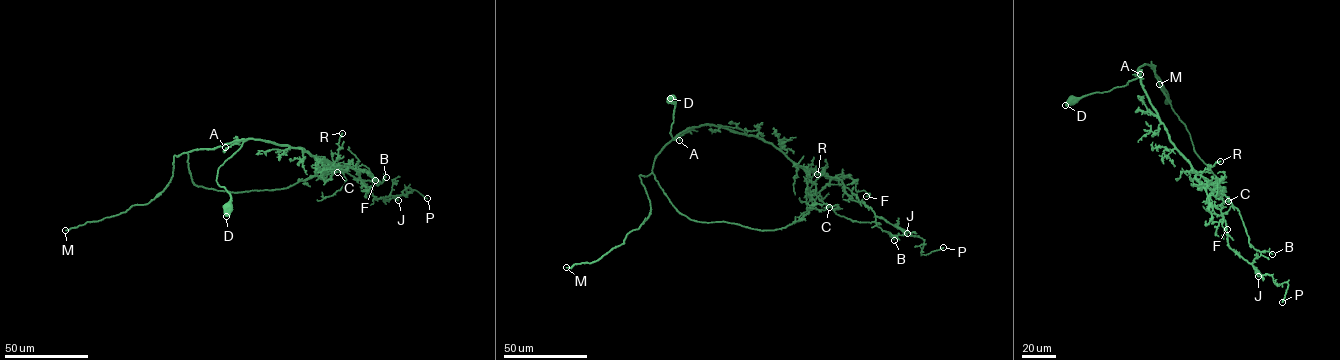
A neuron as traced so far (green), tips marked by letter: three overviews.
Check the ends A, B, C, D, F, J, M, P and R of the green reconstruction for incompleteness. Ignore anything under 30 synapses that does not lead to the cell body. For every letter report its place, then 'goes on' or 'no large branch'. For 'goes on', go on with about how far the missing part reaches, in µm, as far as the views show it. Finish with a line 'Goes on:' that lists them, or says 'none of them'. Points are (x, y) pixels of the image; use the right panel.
A: place (1140, 74); no large branch
B: place (1272, 254); no large branch
C: place (1228, 201); no large branch
D: place (1065, 105); no large branch
F: place (1227, 229); no large branch
J: place (1258, 276); no large branch
M: place (1159, 84); goes on; missing 70 µm
P: place (1282, 302); no large branch
R: place (1220, 161); no large branch
Goes on: M

